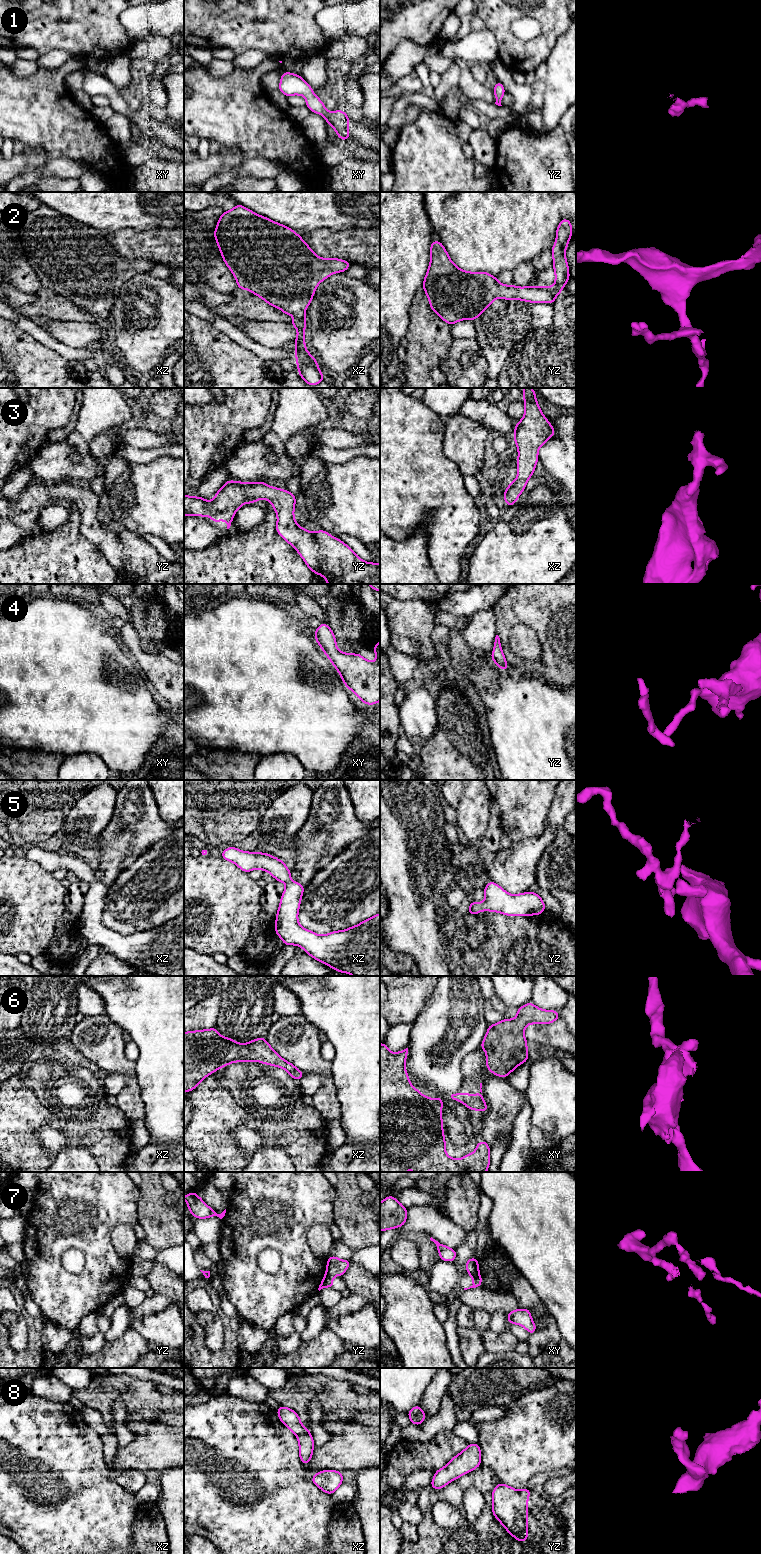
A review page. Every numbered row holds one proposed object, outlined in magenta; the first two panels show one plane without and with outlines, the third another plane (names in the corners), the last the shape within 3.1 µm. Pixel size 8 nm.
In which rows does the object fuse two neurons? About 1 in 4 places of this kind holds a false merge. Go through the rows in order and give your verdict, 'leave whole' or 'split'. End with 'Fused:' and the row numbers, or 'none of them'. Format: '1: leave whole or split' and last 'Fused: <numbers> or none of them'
1: leave whole
2: leave whole
3: leave whole
4: leave whole
5: leave whole
6: leave whole
7: split
8: leave whole
Fused: 7

